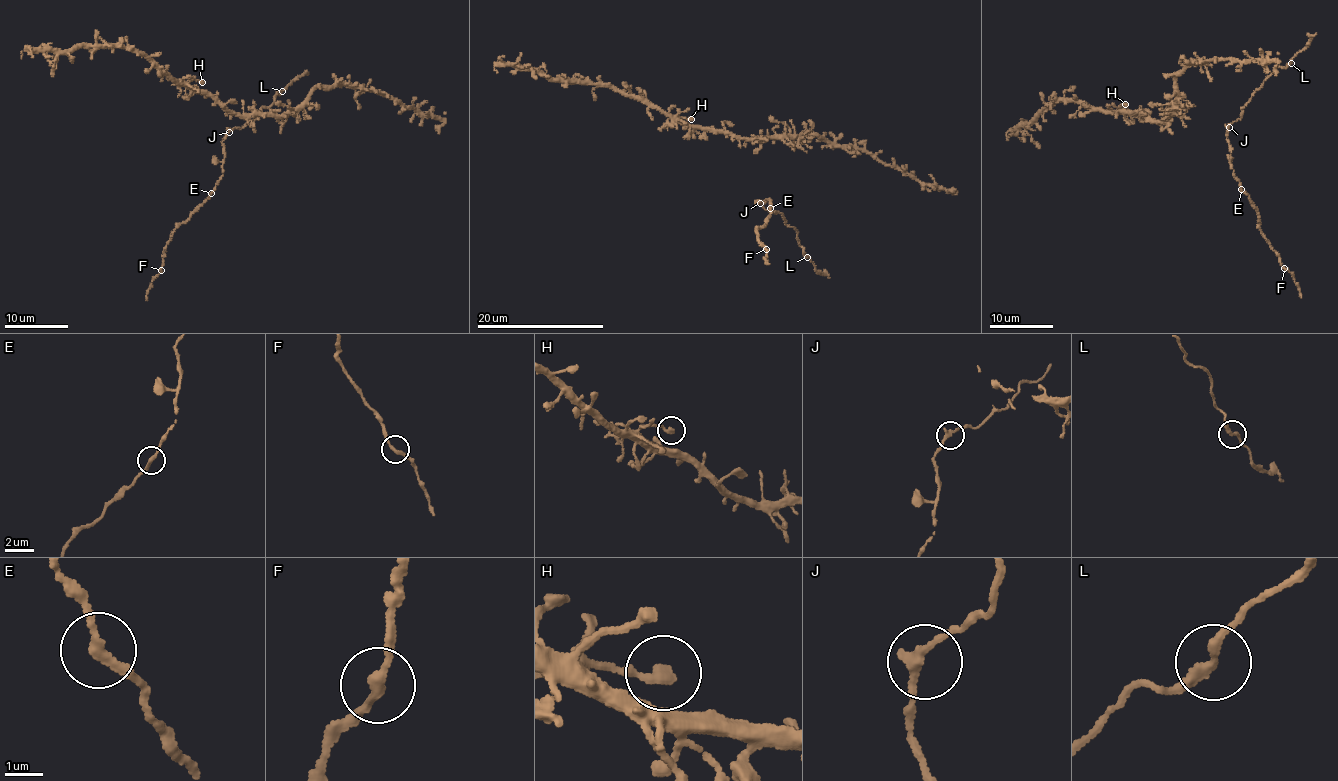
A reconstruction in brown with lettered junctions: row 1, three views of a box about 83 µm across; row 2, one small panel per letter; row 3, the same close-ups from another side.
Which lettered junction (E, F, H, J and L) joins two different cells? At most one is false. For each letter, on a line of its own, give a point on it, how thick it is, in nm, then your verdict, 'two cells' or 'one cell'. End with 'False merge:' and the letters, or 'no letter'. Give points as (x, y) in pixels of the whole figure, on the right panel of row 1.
E: at (1241, 189); 240 nm thick; one cell
F: at (1284, 268); 240 nm thick; one cell
H: at (1125, 104); 320 nm thick; one cell
J: at (1229, 127); 240 nm thick; one cell
L: at (1291, 63); 240 nm thick; one cell
False merge: no letter

